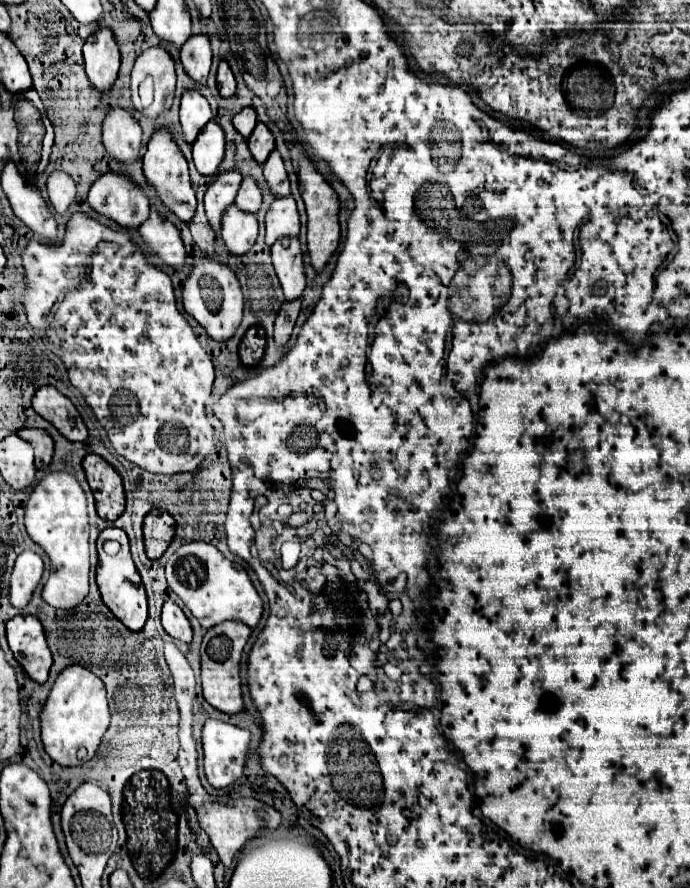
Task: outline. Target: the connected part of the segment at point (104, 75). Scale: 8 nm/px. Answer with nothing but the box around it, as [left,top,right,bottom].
[84,28,120,92]

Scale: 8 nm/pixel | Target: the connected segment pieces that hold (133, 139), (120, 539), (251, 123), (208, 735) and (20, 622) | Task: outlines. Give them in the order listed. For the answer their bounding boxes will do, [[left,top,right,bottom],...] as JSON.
[[102,106,142,164],[96,528,148,632],[234,106,256,136],[202,720,248,788],[8,616,52,684]]

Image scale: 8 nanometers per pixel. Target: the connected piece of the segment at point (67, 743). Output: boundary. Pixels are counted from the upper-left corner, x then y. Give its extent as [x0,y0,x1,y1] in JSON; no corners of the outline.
[40,666,110,766]

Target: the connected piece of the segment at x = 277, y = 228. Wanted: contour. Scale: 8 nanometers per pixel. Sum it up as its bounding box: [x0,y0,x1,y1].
[266,196,300,246]

